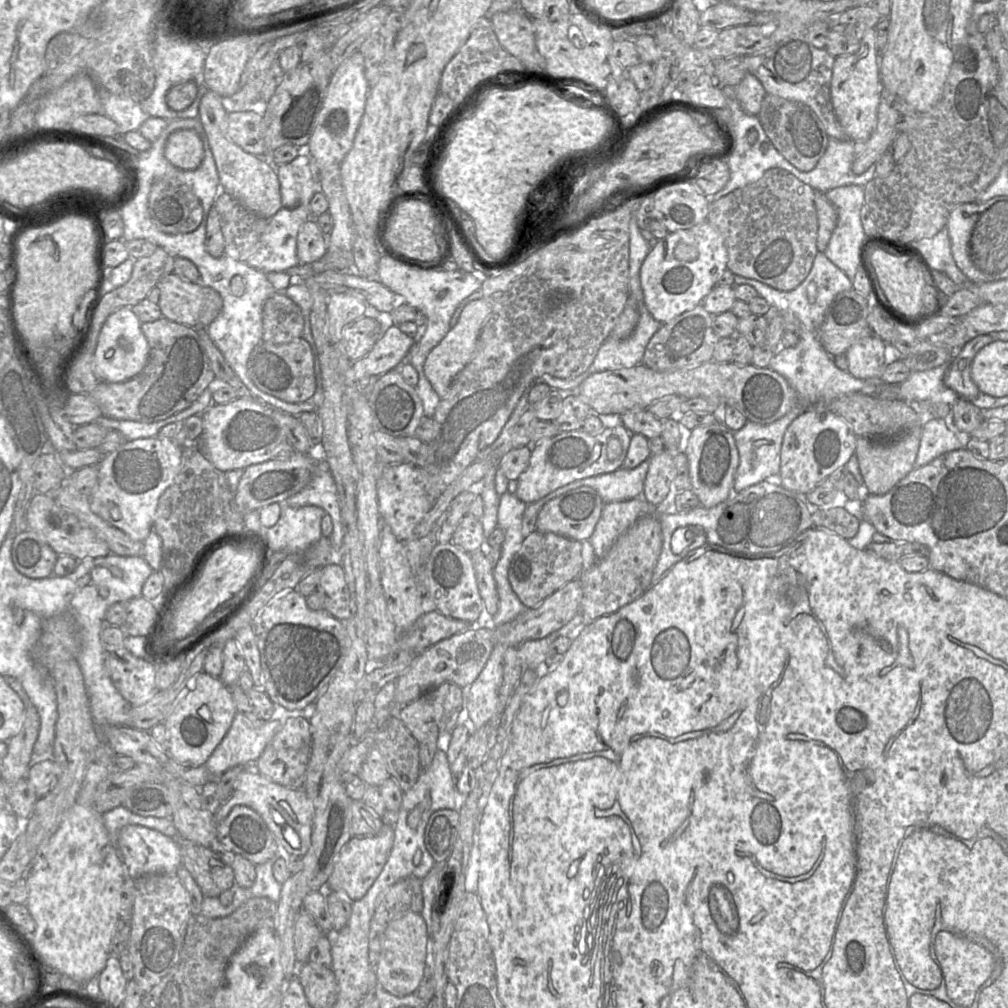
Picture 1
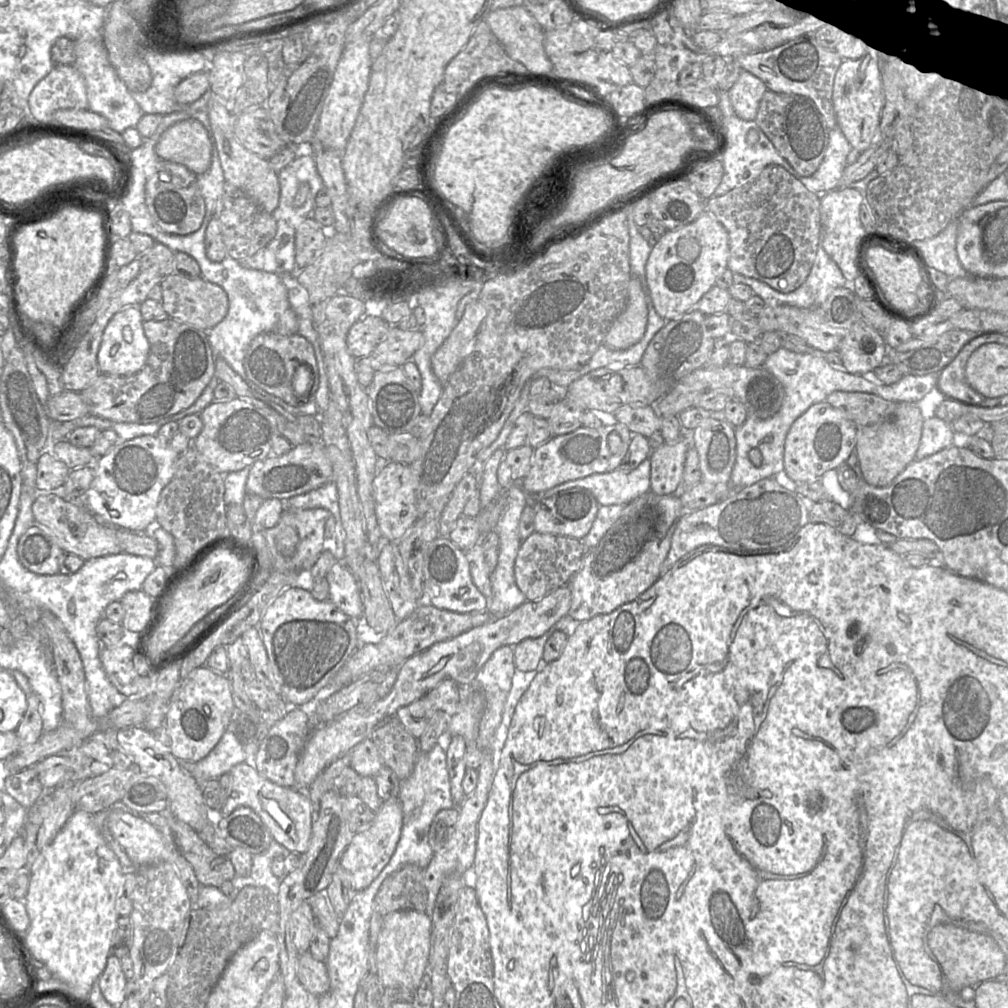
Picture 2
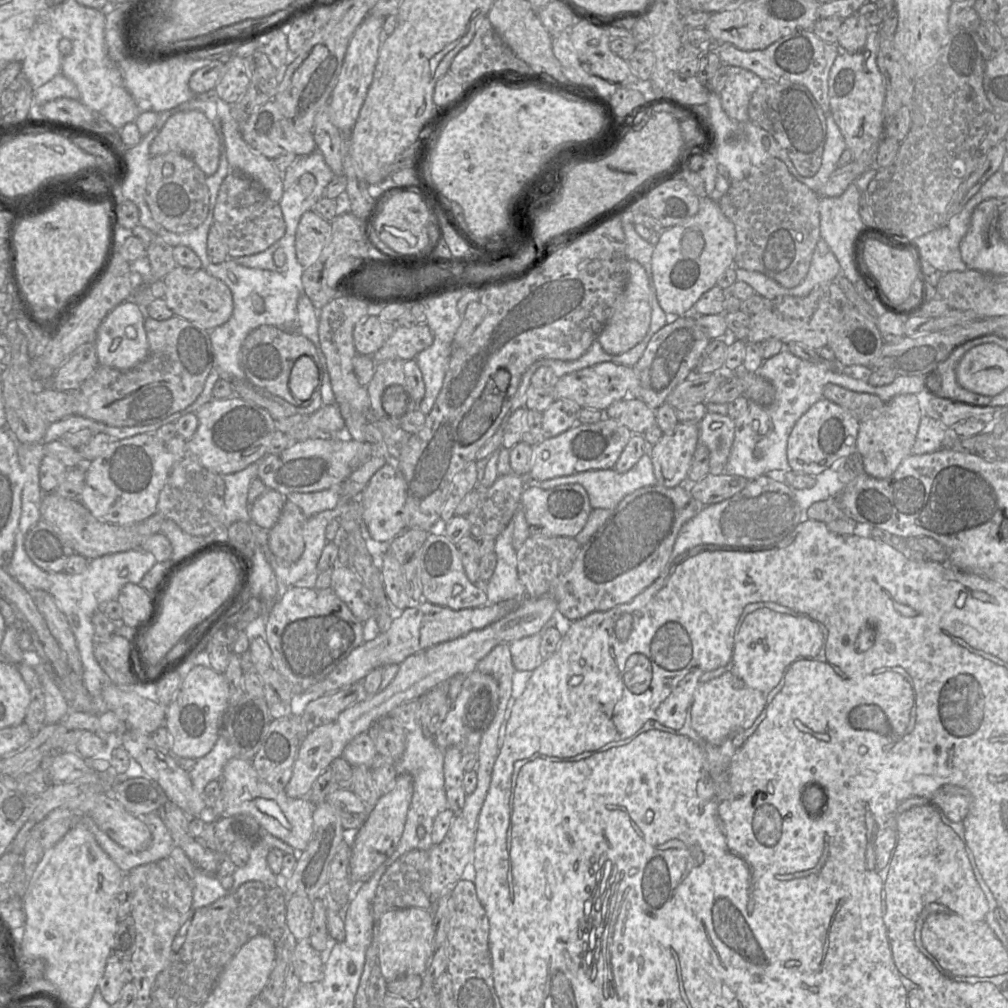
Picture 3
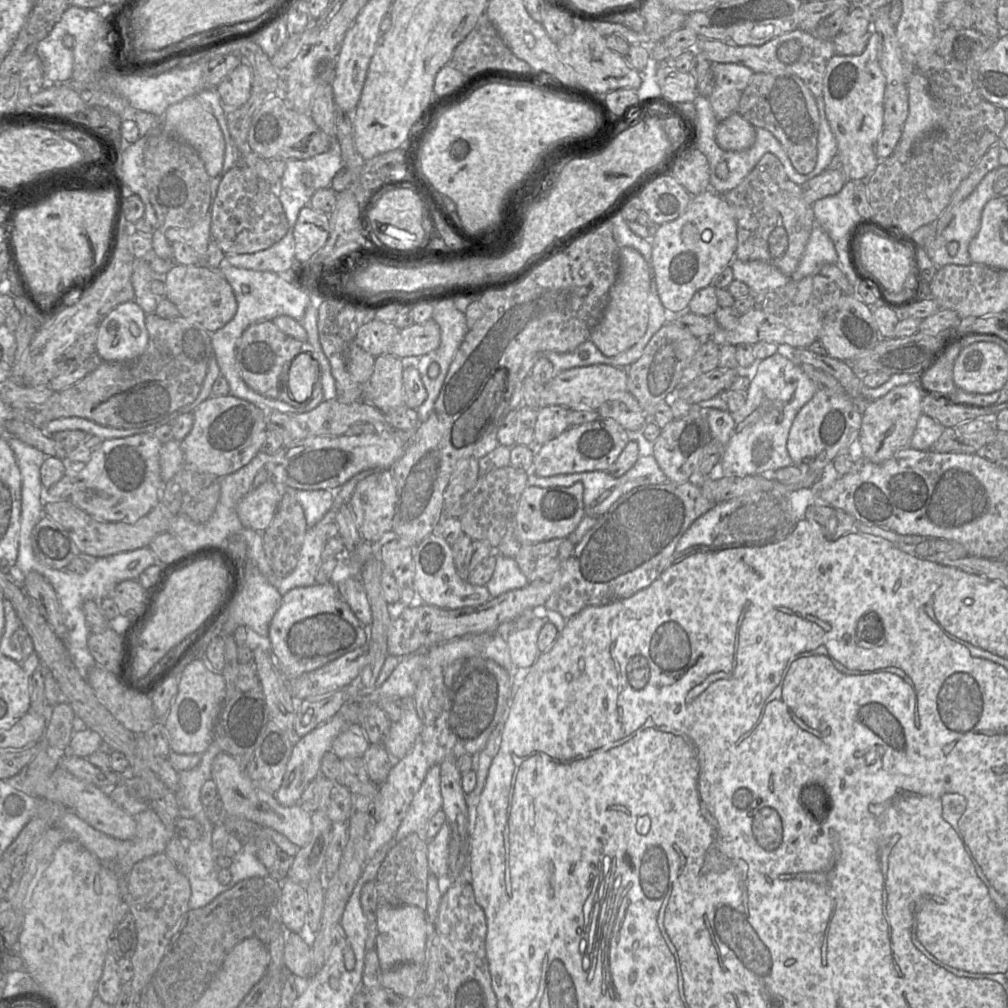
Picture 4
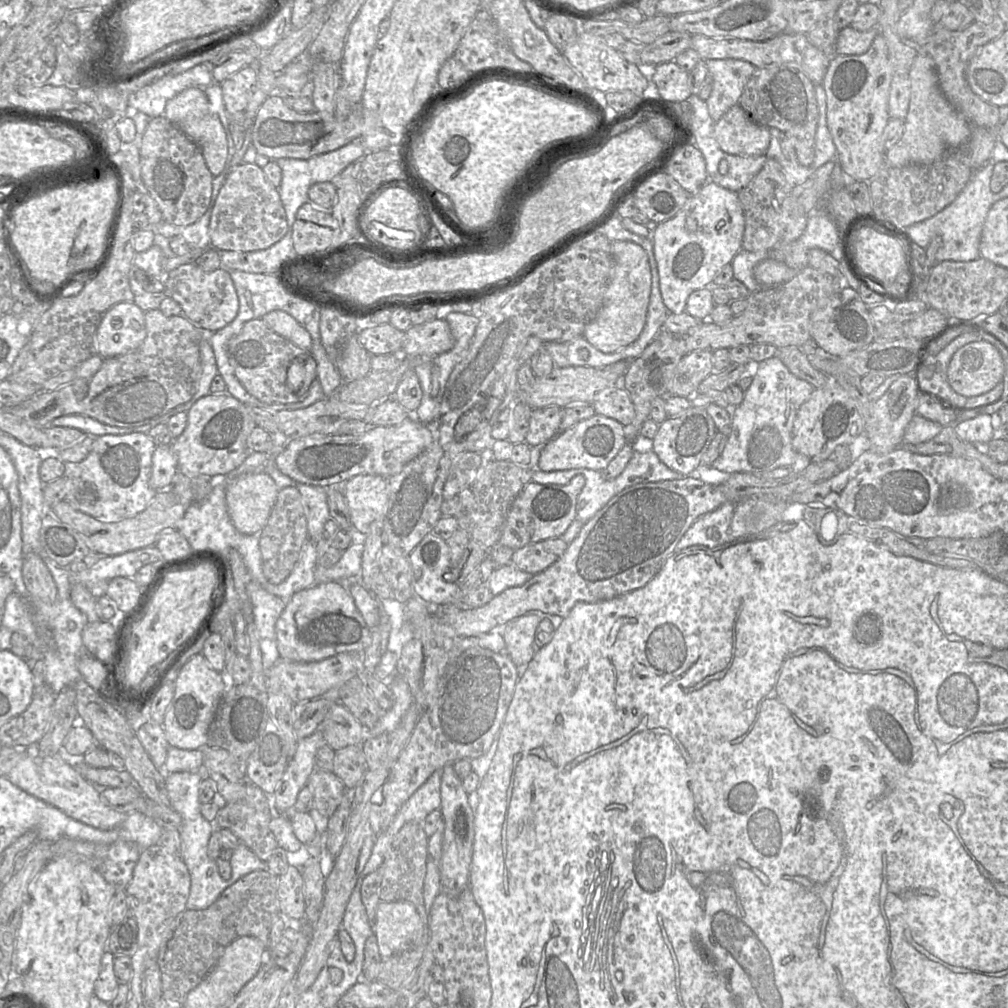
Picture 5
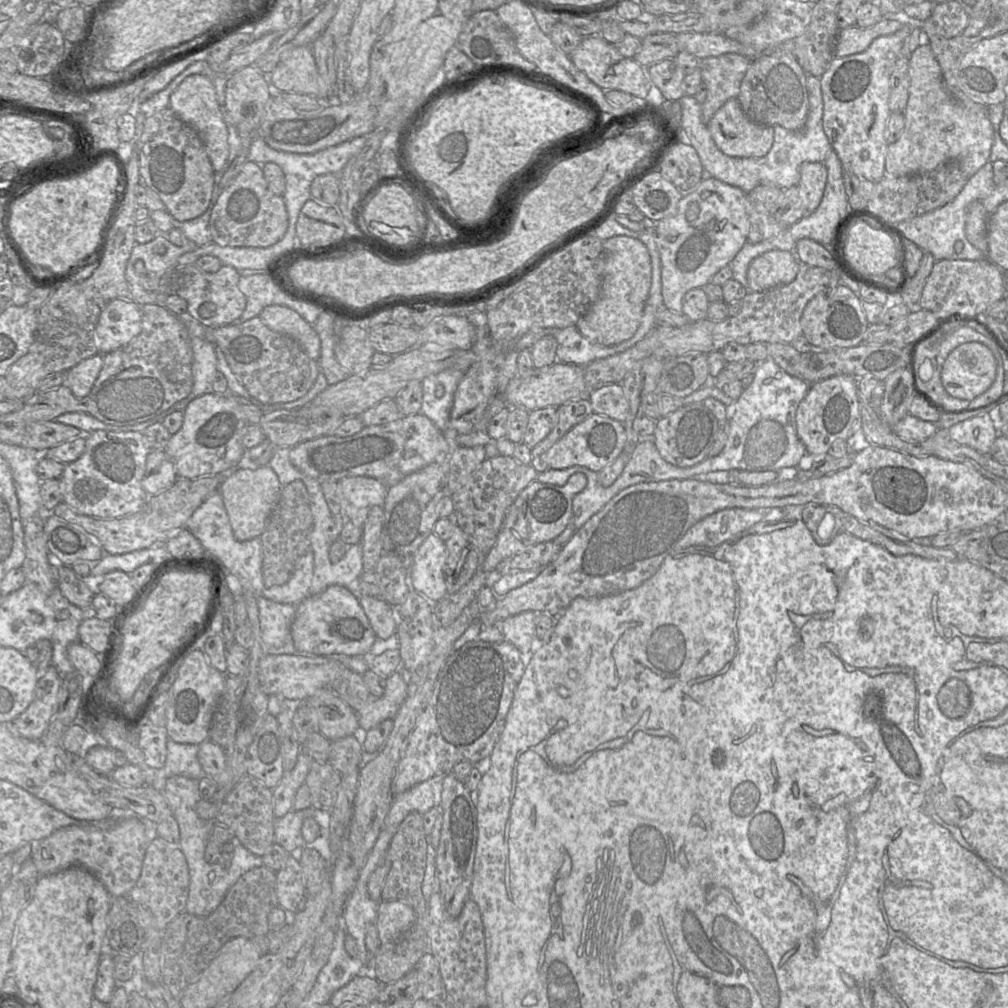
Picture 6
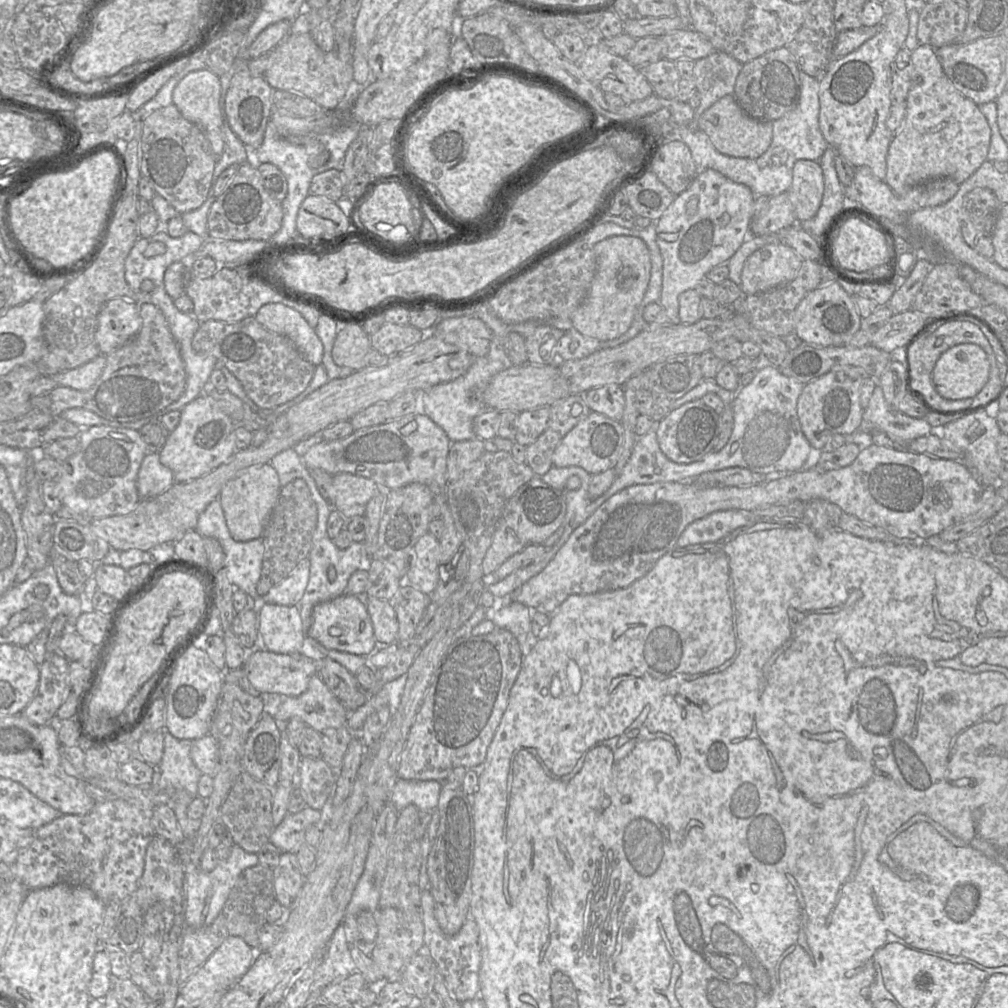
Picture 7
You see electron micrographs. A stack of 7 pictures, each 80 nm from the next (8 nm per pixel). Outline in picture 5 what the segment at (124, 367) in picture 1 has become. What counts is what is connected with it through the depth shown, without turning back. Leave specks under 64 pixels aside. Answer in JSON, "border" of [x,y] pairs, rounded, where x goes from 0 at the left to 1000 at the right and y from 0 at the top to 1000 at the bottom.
{"border":[[[119,300],[106,308],[95,328],[95,351],[104,356],[139,344],[146,333],[143,312],[133,300]]]}

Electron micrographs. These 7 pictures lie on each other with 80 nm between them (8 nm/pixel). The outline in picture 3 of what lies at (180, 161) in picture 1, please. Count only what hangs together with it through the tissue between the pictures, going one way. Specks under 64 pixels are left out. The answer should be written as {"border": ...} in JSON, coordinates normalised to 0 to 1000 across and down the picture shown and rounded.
{"border":[[[190,109],[171,114],[149,144],[149,154],[154,156],[168,151],[190,158],[204,175],[212,174],[217,166],[218,144],[211,123],[202,112]]]}

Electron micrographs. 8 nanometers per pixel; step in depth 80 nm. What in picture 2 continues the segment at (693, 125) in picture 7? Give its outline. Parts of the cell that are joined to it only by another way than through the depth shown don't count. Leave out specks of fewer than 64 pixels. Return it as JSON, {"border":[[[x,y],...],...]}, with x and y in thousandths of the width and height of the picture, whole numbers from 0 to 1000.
{"border":[[[736,69],[732,79],[722,90],[729,113],[739,120],[749,119],[754,100],[761,89],[756,79]]]}

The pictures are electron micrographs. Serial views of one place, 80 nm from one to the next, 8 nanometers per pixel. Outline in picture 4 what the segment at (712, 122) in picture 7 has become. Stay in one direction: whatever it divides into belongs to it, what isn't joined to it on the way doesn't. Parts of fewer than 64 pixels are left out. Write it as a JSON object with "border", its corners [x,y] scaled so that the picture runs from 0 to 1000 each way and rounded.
{"border":[[[729,111],[714,121],[710,128],[710,141],[719,150],[736,150],[747,145],[750,127]]]}

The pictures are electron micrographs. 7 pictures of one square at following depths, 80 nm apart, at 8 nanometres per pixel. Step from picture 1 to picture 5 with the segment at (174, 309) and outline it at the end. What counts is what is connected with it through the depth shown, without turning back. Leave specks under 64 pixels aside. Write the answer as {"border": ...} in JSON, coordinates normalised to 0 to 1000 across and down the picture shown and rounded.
{"border":[[[189,260],[187,262],[180,263],[179,265],[168,270],[167,271],[167,278],[165,279],[164,285],[165,285],[165,294],[170,295],[172,298],[174,298],[180,304],[180,306],[182,308],[182,312],[184,313],[184,314],[186,316],[188,316],[189,318],[189,320],[192,321],[195,325],[199,326],[202,330],[204,330],[205,333],[207,334],[207,338],[208,338],[208,333],[211,330],[213,330],[216,327],[221,326],[226,321],[228,321],[234,315],[234,313],[236,312],[237,297],[236,297],[235,289],[234,289],[233,284],[232,284],[231,278],[229,276],[228,270],[226,268],[217,266],[211,270],[203,270],[195,262],[193,262],[192,260]]]}

